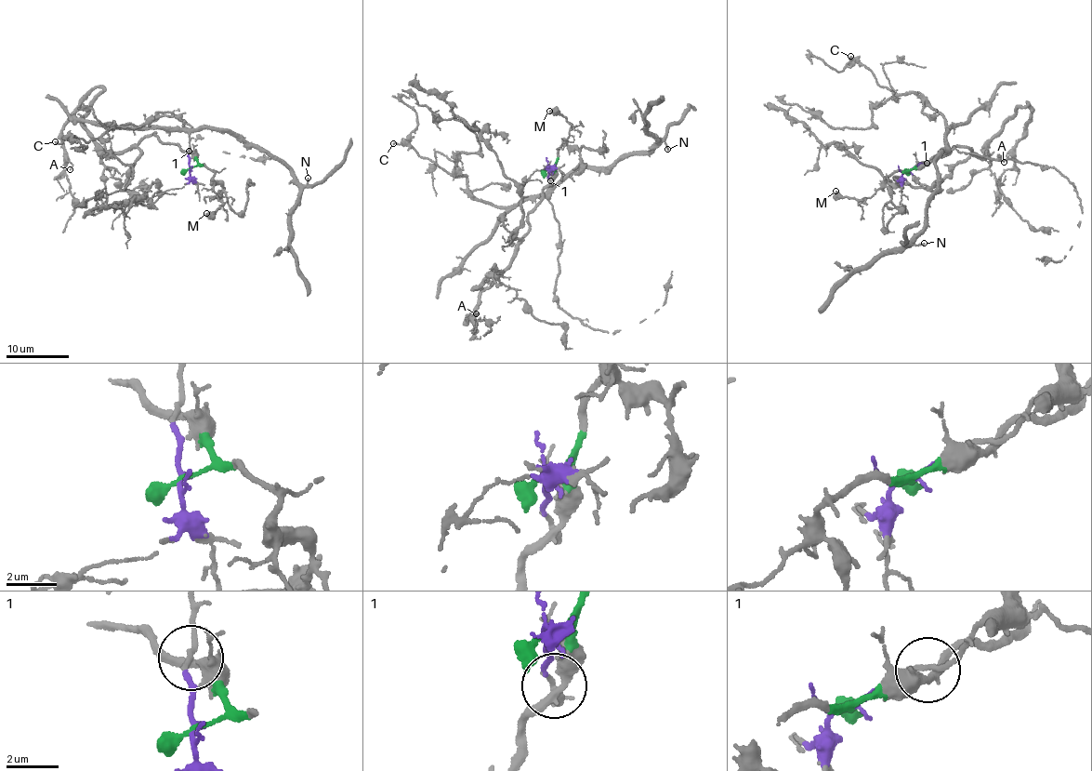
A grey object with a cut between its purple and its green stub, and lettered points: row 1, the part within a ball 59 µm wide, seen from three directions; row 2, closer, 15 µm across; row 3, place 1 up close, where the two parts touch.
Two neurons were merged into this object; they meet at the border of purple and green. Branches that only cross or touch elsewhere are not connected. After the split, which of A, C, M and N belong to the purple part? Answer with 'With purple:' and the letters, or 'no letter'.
With purple: C, N

